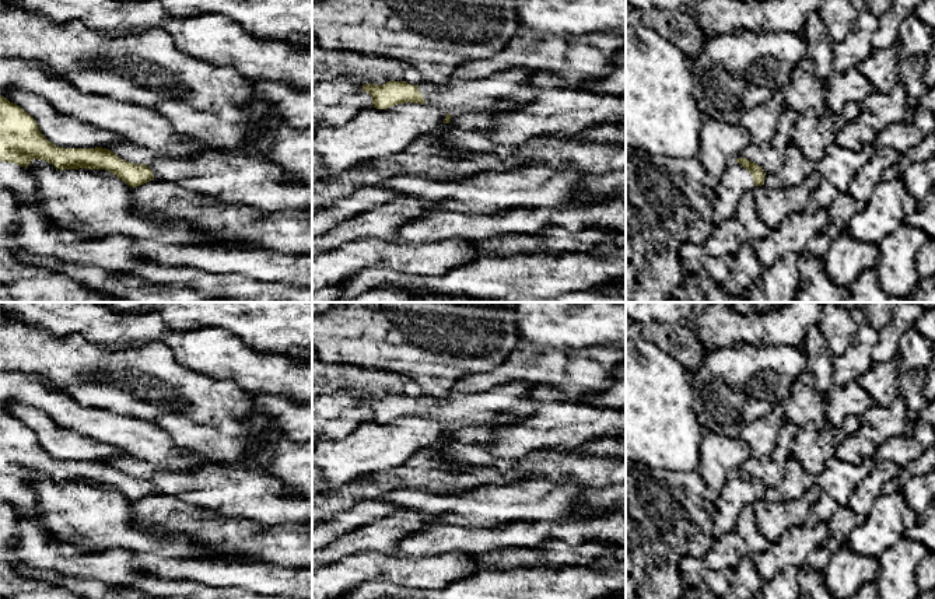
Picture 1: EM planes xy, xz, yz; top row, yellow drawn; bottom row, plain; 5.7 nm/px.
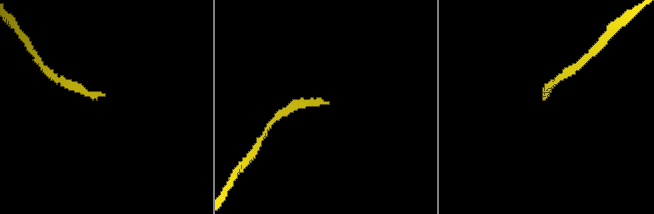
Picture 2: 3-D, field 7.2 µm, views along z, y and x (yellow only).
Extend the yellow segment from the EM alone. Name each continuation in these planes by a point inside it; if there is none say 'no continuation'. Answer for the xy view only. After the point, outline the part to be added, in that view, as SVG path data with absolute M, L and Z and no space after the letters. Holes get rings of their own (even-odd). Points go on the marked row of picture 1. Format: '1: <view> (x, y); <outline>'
no continuation

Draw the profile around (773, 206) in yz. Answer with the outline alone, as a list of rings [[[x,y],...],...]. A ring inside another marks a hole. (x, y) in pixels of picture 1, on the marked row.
[[[817,171],[806,176],[799,185],[770,189],[764,185],[753,186],[754,207],[764,224],[774,230],[789,214],[806,210],[810,195],[820,182]]]

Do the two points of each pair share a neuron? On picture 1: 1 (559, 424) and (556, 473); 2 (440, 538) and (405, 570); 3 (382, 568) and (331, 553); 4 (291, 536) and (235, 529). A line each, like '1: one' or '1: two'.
1: two
2: two
3: two
4: one

